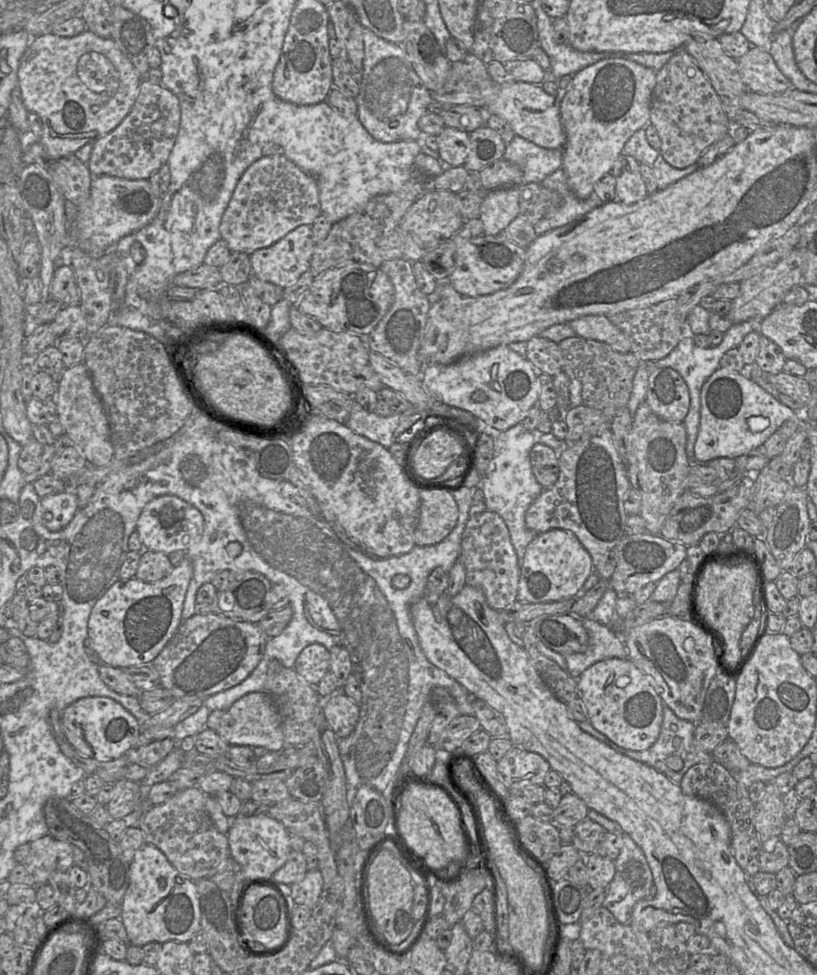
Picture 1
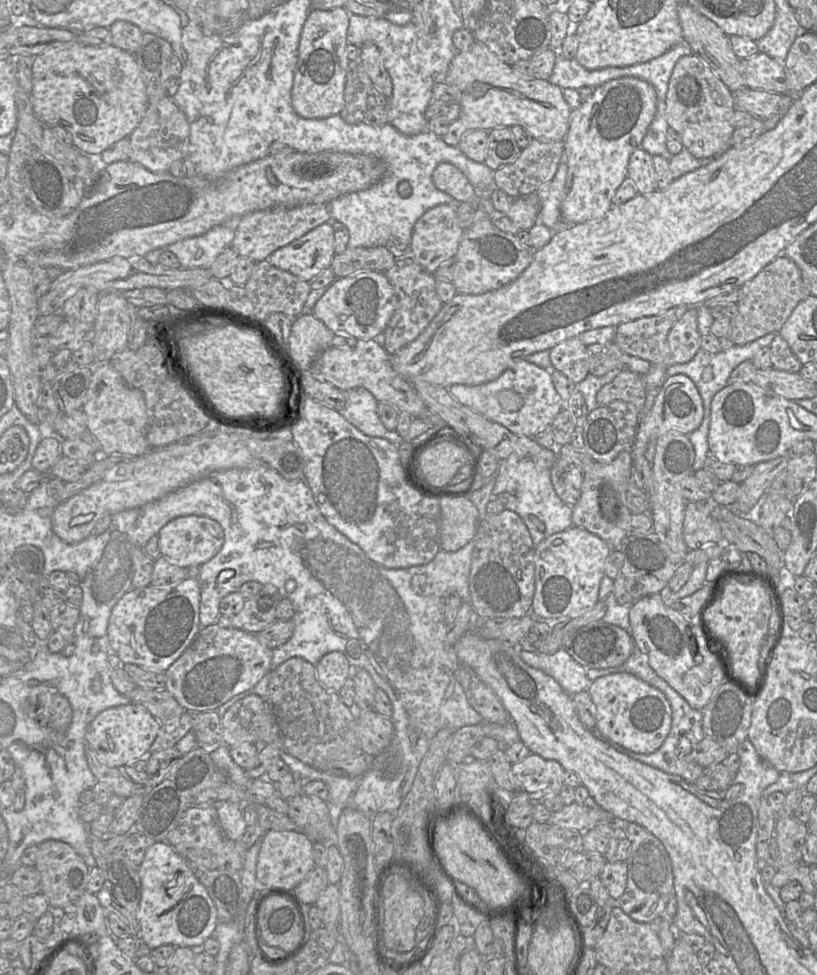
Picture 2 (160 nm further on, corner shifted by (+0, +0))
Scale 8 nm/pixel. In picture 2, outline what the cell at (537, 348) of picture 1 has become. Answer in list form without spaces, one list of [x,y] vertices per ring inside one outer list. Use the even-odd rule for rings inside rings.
[[[577,337],[555,345],[550,349],[549,356],[552,367],[575,384],[589,375],[586,345]]]

